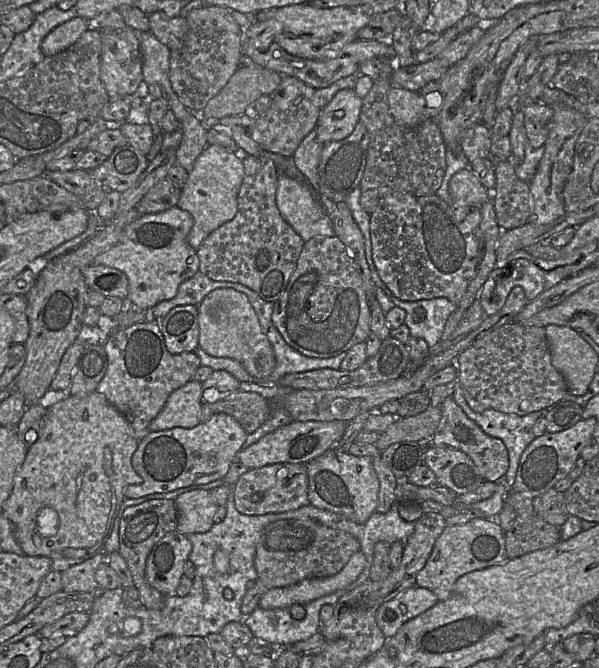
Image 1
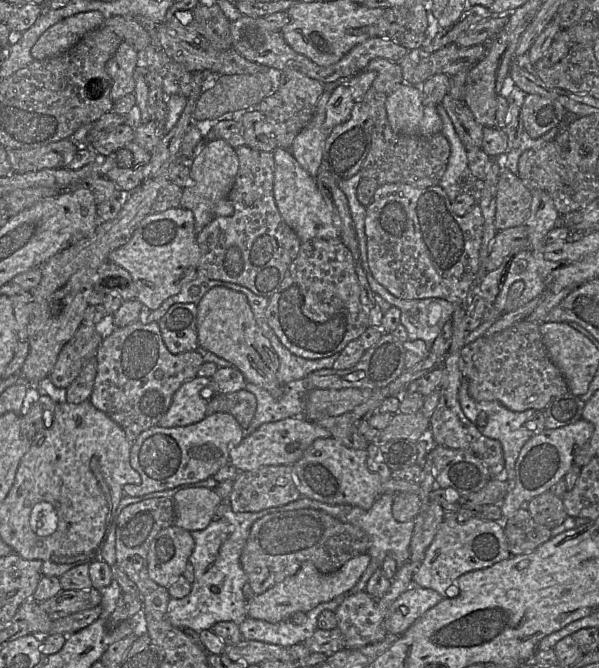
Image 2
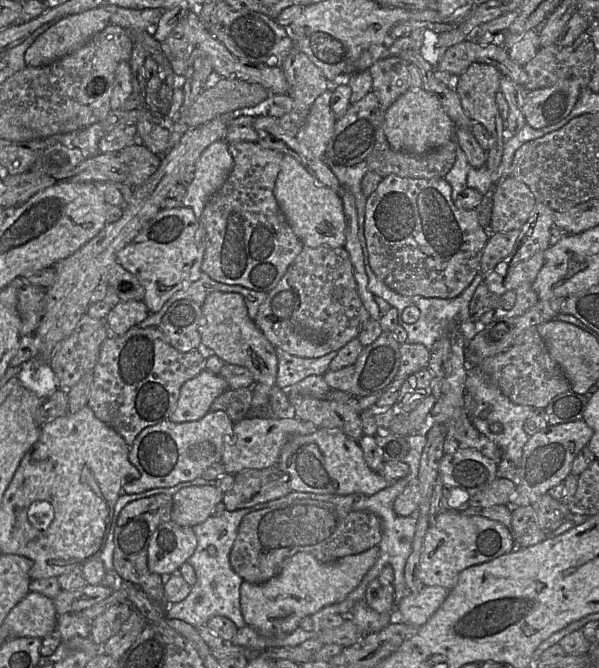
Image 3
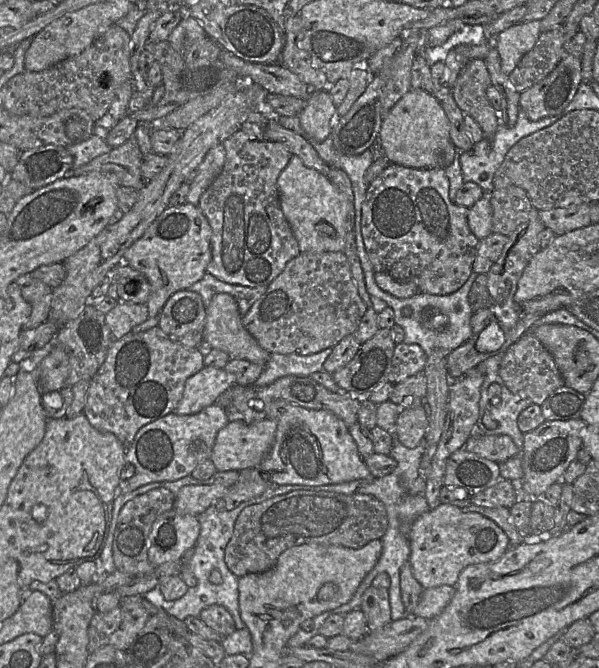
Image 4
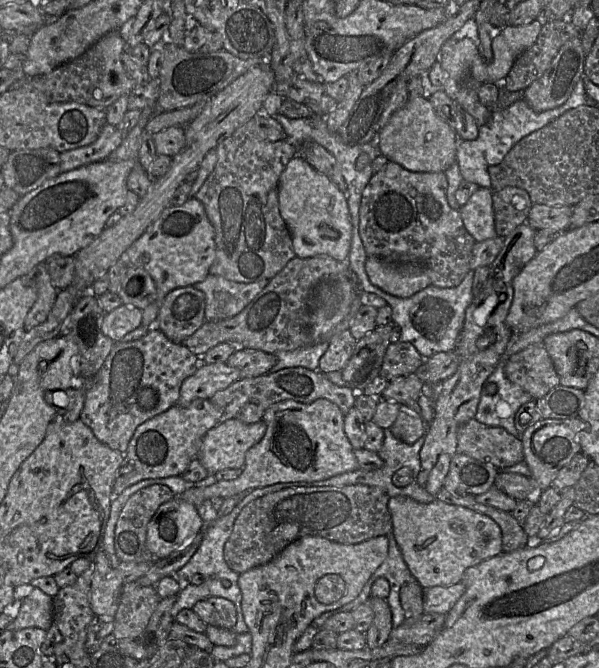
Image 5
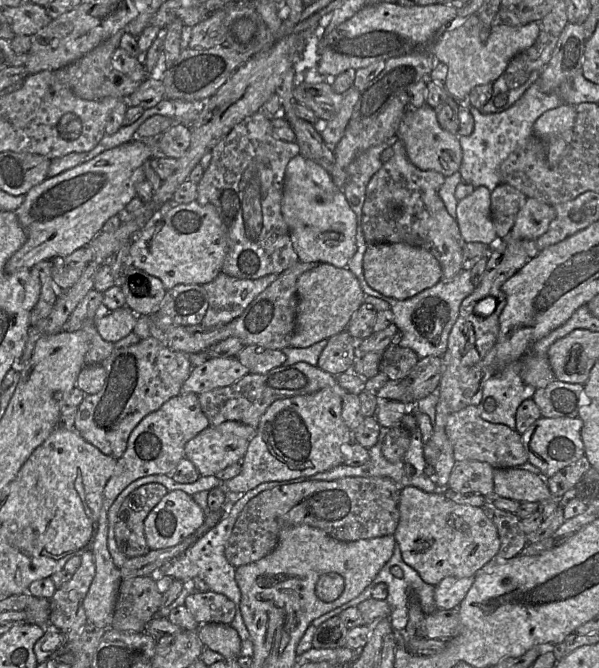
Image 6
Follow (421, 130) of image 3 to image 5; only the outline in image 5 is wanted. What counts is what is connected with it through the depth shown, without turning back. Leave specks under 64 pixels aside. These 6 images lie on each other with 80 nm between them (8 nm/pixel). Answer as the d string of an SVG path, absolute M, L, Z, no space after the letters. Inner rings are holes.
M410 98L404 107L395 112L378 133L381 153L389 161L415 172L445 172L457 161L459 138L436 112L429 98Z

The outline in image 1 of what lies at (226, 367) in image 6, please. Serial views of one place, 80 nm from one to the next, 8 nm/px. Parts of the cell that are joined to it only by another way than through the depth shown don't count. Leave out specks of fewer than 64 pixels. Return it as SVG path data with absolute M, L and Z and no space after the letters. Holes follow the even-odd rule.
M194 380L174 390L162 410L150 423L149 431L157 432L177 427L193 428L200 424L202 394L202 384Z

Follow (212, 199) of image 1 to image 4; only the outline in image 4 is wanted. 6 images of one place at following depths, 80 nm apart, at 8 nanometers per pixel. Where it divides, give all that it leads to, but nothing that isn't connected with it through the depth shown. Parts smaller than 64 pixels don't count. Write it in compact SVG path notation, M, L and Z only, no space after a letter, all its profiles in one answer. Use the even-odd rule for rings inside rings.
M221 144L211 148L205 155L203 161L198 166L197 176L190 184L190 190L186 196L186 202L199 205L200 197L221 173L225 163L226 152Z

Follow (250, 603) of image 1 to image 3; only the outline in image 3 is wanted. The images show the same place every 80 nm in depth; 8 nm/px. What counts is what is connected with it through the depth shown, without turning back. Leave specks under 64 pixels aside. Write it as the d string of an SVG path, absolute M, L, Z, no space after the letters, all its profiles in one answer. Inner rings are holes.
M291 492L269 501L269 507L246 514L238 528L230 552L233 570L245 581L261 584L281 570L284 562L298 552L306 552L322 563L362 553L381 541L382 523L369 510L343 508L330 501L332 495Z

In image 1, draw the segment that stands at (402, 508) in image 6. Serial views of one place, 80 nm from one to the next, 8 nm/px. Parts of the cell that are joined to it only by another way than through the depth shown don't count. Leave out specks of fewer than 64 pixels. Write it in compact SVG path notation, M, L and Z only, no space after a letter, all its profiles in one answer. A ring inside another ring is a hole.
M474 518L465 524L447 525L436 540L425 566L416 576L416 586L432 591L439 601L447 600L461 576L507 560L505 532L496 519Z

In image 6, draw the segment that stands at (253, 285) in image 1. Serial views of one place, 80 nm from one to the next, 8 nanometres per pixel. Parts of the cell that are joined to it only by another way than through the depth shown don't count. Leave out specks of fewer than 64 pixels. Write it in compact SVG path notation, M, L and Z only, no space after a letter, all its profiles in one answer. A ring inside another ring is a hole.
M264 110L257 111L235 125L211 150L212 158L197 185L199 204L212 204L225 228L227 255L221 272L240 279L258 279L268 274L280 274L294 265L298 255L292 245L289 227L281 212L285 171L288 162L300 154L296 142L273 137L271 118Z

